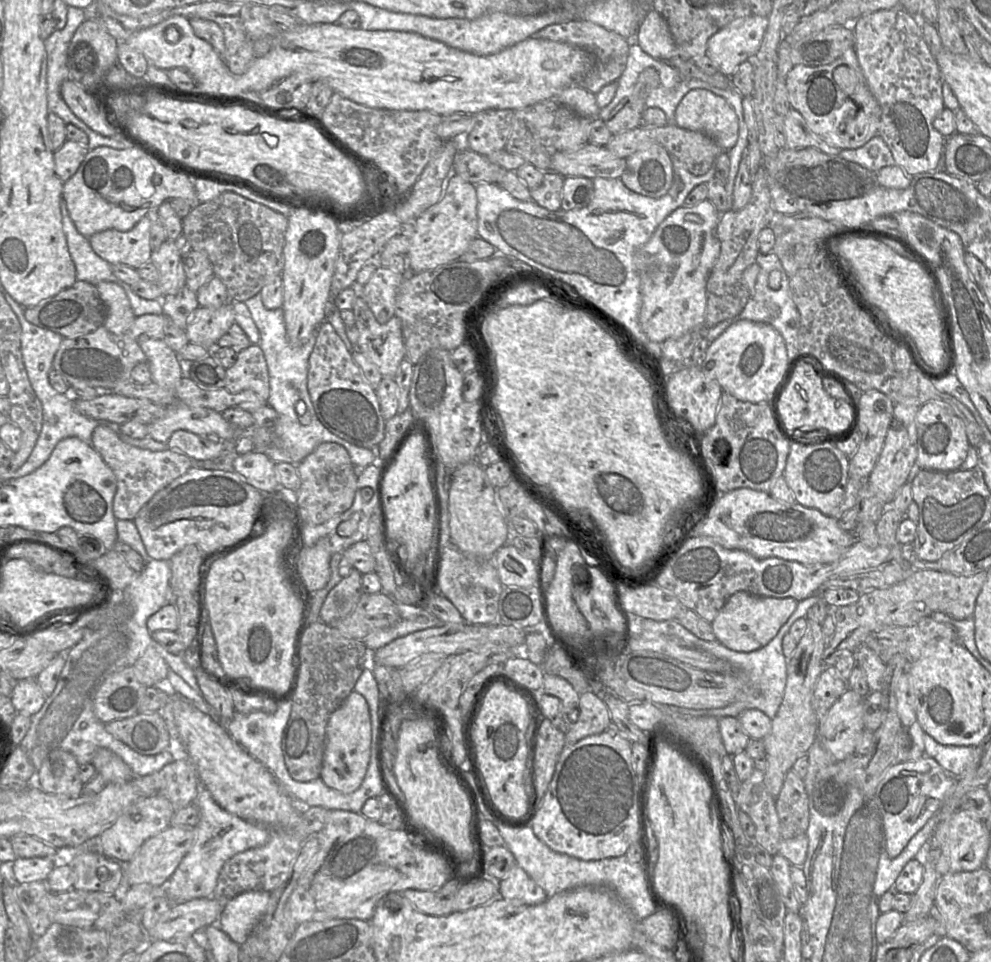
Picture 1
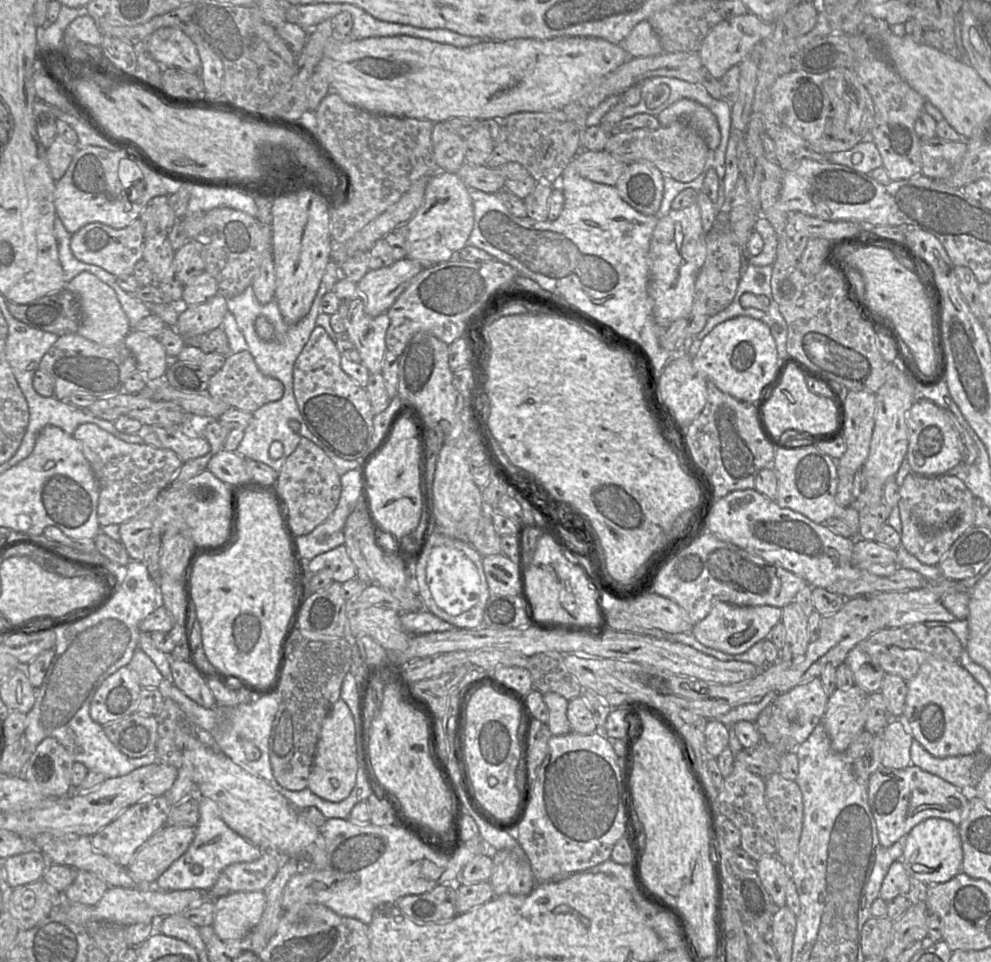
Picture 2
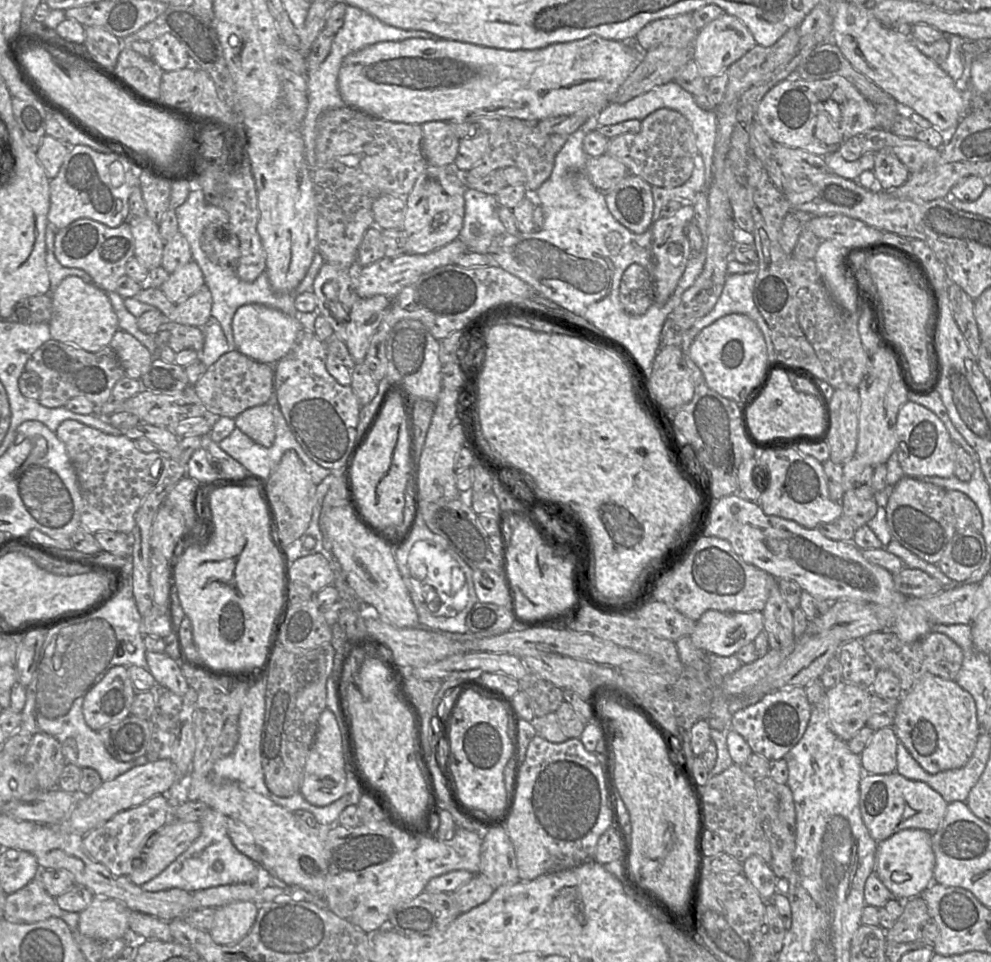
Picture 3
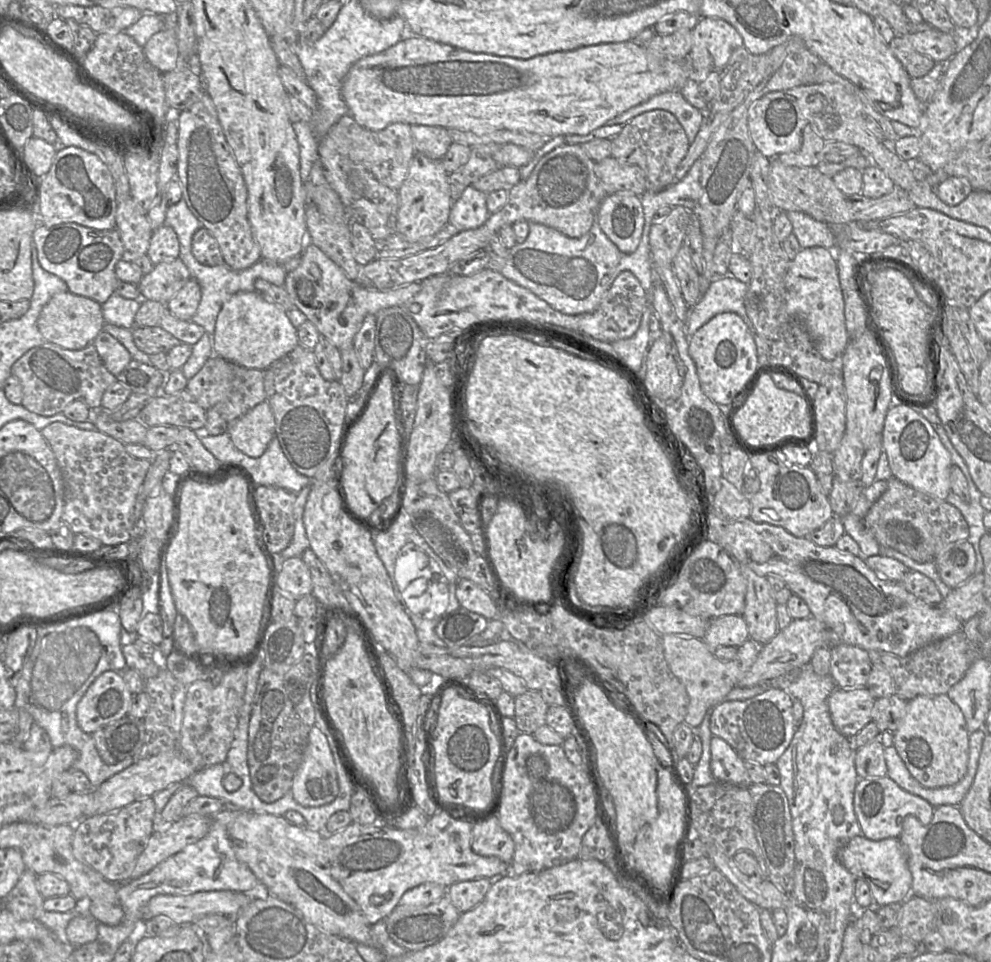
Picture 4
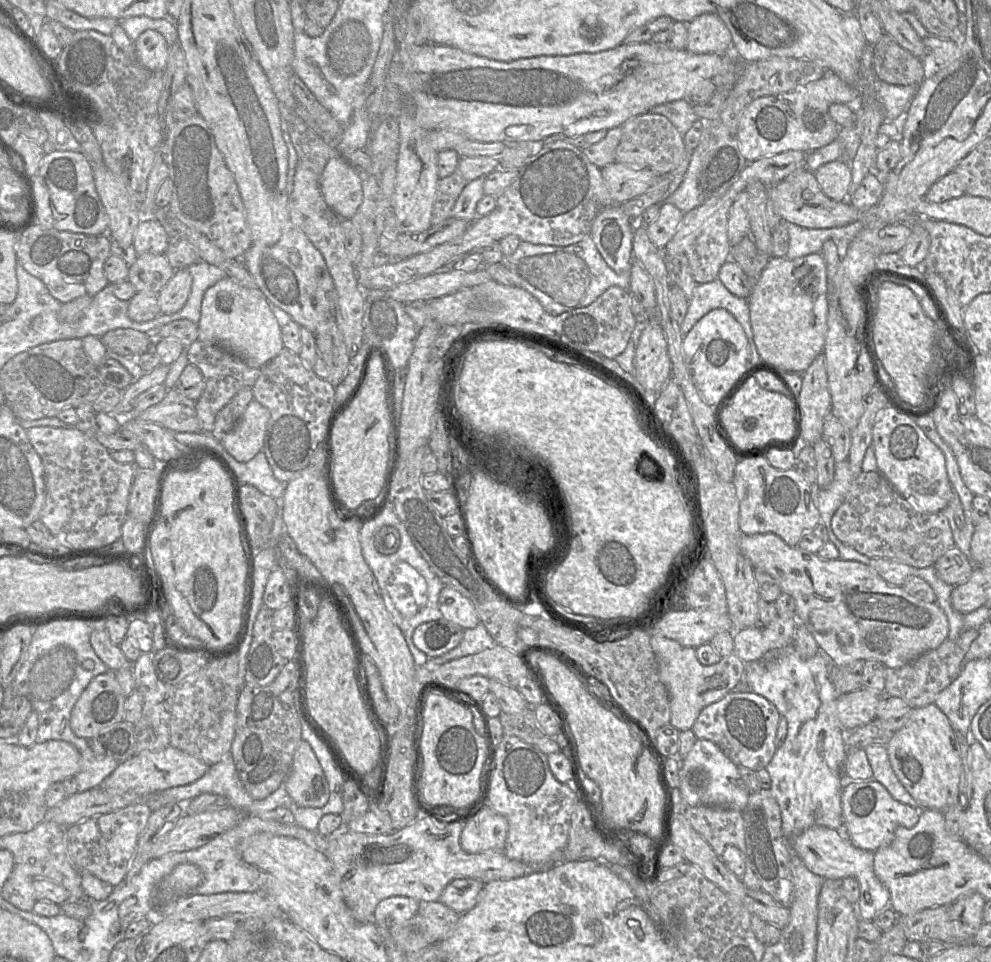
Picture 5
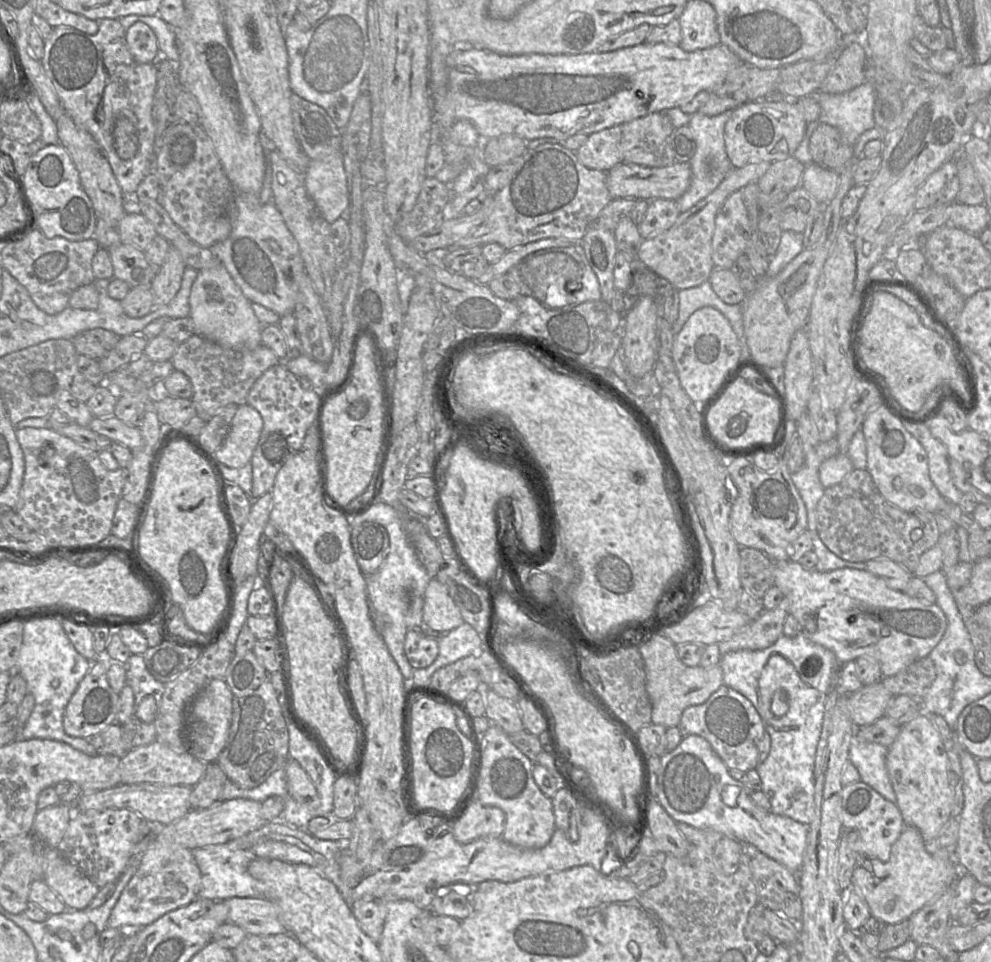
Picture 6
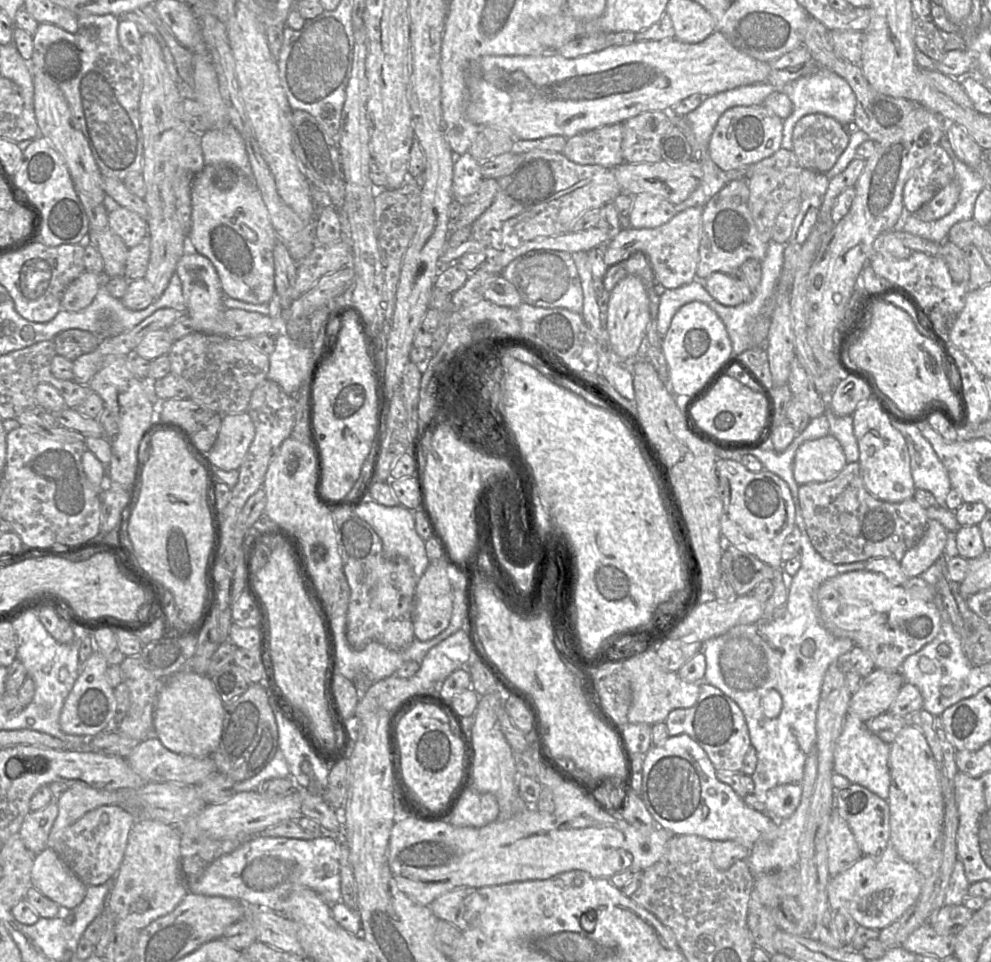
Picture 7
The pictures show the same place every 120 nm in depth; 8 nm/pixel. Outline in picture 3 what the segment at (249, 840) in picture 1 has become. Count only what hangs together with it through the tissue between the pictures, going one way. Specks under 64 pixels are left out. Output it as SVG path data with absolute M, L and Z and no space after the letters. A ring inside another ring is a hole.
M209 808L199 822L201 826L199 837L159 875L141 885L143 890L158 892L179 888L187 892L195 892L220 885L255 881L259 873L259 865L234 846L222 815Z

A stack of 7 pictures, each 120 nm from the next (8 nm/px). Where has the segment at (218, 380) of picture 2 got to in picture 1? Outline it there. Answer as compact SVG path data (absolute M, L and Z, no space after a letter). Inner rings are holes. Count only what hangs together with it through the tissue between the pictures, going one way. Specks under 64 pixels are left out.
M258 344L238 353L236 362L226 370L224 388L231 393L254 391L267 402L270 385L266 360Z

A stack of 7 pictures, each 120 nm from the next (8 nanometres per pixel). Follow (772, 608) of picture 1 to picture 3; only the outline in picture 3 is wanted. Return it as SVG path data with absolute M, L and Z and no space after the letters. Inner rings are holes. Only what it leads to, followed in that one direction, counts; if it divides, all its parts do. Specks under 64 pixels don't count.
M707 610L696 621L690 638L707 654L728 657L753 642L763 631L762 611L720 612Z

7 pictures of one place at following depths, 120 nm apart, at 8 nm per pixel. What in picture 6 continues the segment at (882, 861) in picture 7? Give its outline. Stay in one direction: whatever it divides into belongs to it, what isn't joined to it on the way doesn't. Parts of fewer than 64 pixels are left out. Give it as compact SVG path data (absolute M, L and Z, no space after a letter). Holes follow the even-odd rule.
M906 826L893 844L887 862L871 857L860 860L853 871L851 888L867 902L871 917L890 925L908 920L926 904L951 889L962 872L955 858L938 860L929 854L919 830Z

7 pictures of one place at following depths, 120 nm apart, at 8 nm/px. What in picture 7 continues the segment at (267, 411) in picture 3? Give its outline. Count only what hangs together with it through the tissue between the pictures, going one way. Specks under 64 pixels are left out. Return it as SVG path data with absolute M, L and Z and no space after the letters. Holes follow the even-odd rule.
M247 411L223 415L216 441L208 458L215 468L238 469L255 436L254 423Z

